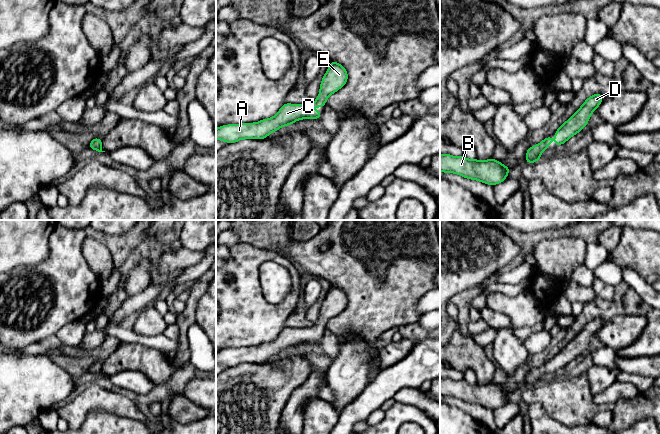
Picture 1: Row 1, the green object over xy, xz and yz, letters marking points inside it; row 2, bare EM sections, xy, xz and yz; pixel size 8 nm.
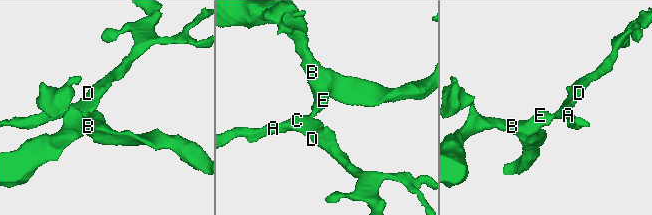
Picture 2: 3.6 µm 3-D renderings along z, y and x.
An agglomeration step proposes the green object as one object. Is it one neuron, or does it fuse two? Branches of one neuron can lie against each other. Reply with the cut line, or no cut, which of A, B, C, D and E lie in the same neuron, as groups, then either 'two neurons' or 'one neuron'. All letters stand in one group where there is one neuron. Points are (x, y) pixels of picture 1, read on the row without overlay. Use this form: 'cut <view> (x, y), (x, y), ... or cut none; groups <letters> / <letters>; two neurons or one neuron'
cut none; groups A B C D E; one neuron

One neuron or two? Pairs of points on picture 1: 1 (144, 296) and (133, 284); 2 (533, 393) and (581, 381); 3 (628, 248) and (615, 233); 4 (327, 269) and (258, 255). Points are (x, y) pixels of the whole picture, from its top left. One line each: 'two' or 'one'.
1: two
2: one
3: two
4: two

